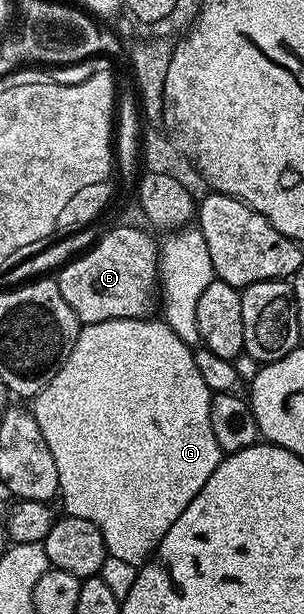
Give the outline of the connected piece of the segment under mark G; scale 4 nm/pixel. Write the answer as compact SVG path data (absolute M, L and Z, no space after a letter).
M122 318L83 325L74 342L74 350L70 350L66 362L62 362L54 378L50 378L48 385L31 401L30 410L38 422L38 430L42 430L42 438L46 438L46 446L50 446L50 454L54 454L54 466L58 466L58 500L64 503L63 511L74 518L86 518L86 522L94 522L113 561L116 559L120 564L135 566L147 564L162 538L166 538L166 530L170 530L170 526L182 518L182 510L194 502L198 490L206 486L206 478L210 478L210 474L214 474L220 465L222 453L214 438L214 430L210 430L210 402L213 395L202 379L202 374L198 374L195 351L186 342L182 342L178 334L174 334L174 330L163 318Z

